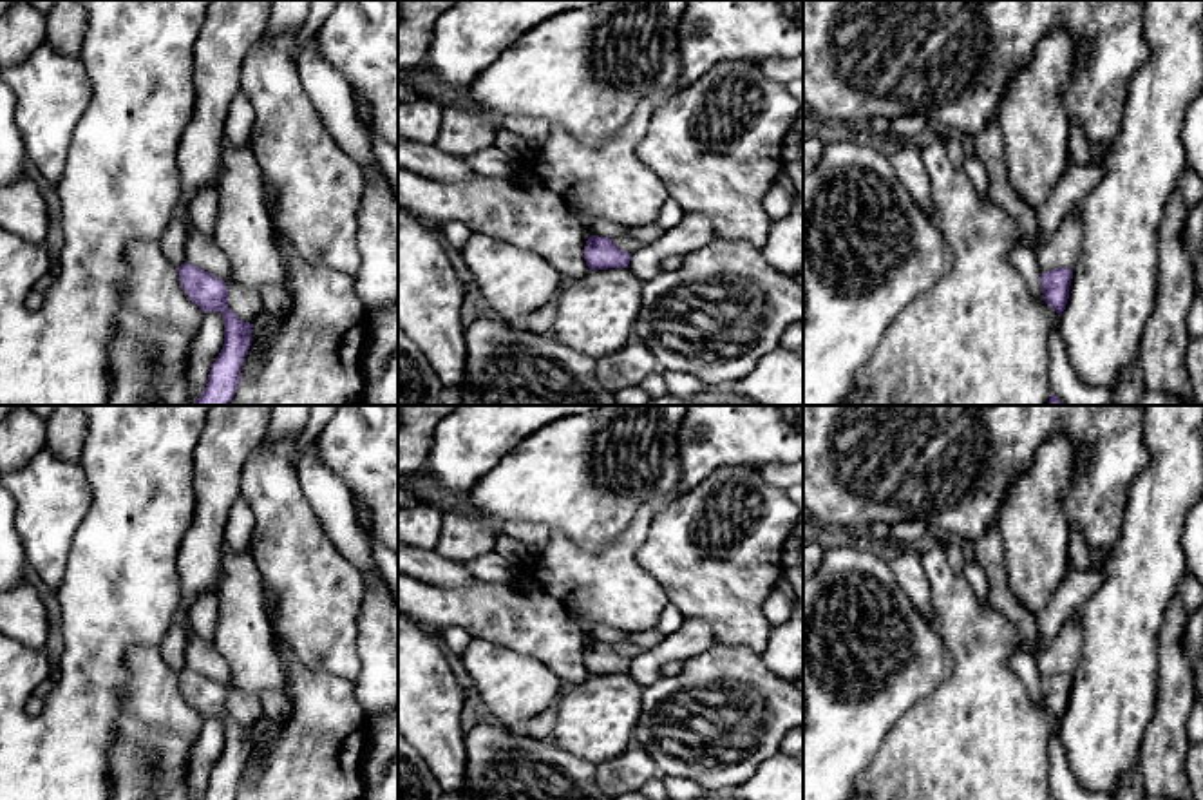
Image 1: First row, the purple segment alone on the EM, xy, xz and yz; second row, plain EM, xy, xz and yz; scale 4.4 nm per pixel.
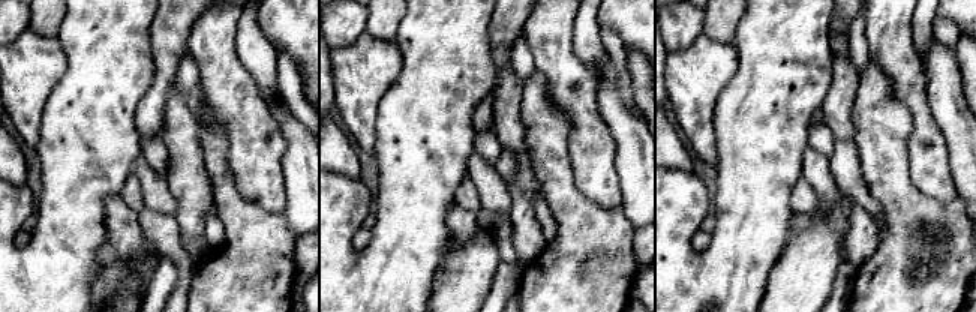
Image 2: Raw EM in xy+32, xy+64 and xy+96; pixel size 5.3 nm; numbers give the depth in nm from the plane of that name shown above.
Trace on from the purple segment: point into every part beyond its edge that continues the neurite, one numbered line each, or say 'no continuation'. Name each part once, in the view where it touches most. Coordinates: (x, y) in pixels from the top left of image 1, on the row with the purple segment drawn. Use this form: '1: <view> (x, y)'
no continuation

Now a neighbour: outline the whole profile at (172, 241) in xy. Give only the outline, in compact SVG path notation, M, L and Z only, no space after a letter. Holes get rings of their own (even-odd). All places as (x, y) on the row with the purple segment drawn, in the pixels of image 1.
M172 219L159 235L157 243L165 257L179 268L186 262L185 246L188 239L188 224L181 219Z

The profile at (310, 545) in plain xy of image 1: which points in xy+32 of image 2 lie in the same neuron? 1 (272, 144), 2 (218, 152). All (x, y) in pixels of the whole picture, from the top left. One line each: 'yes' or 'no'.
1: yes
2: no

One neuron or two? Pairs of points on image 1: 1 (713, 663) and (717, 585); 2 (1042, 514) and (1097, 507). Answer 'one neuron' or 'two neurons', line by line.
1: two neurons
2: two neurons

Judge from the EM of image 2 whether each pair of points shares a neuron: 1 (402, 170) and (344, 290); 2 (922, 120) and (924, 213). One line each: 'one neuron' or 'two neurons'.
1: one neuron
2: two neurons

